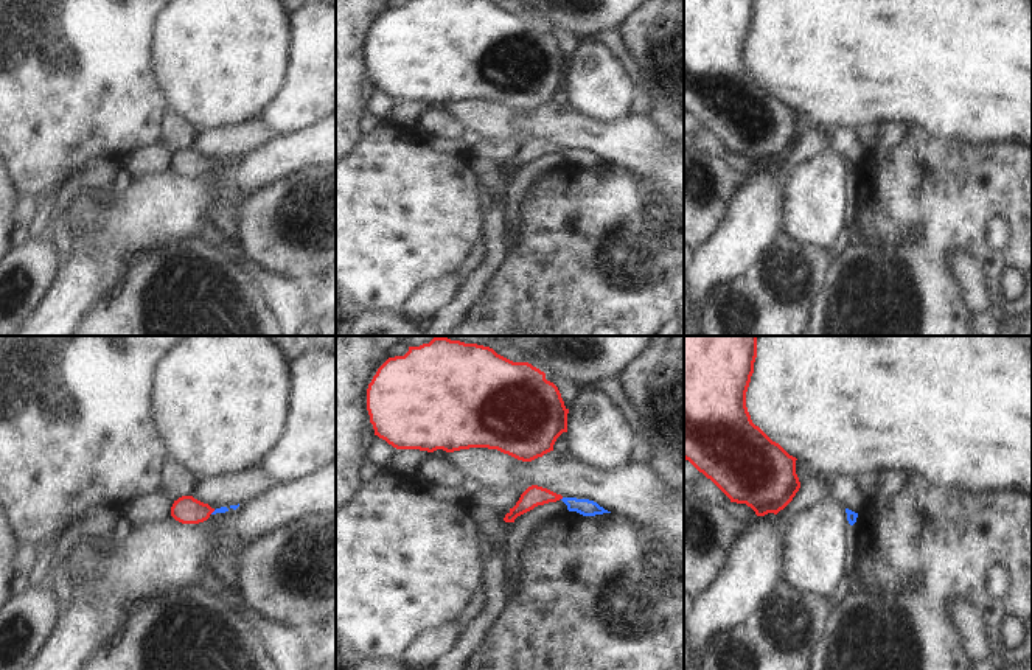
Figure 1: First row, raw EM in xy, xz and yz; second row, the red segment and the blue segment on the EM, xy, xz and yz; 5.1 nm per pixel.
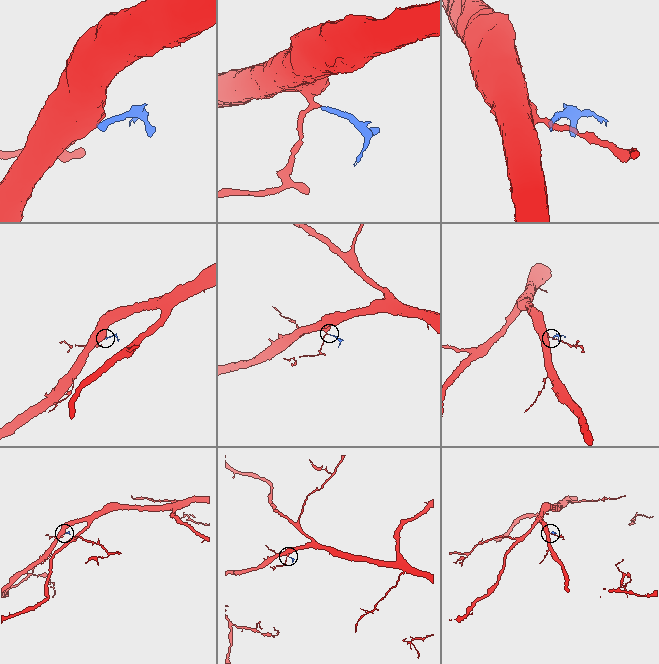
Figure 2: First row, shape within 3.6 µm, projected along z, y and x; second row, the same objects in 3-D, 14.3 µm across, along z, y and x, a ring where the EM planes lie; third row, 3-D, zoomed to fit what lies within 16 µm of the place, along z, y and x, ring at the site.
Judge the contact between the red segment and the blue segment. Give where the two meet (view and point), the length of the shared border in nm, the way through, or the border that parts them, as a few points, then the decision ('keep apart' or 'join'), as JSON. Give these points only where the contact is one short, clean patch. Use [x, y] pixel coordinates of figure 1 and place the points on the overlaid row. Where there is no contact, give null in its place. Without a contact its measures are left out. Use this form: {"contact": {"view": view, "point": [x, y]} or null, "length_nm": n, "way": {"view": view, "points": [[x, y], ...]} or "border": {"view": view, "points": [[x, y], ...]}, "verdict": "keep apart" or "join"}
{"contact": {"view": "xy", "point": [212, 512]}, "length_nm": 40, "way": {"view": "xy", "points": [[187, 510], [212, 512], [223, 509]]}, "verdict": "join"}

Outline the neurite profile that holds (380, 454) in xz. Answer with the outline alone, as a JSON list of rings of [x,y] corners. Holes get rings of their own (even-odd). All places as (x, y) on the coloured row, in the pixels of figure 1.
[[[375,435],[371,446],[368,449],[368,462],[370,462],[371,471],[385,469],[390,465],[396,451],[398,451],[396,448],[393,448],[378,435]]]

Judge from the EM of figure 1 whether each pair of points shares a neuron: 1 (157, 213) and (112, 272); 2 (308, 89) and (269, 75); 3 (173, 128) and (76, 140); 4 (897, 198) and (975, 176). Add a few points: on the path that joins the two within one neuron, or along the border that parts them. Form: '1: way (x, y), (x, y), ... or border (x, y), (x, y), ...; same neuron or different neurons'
1: way (143, 227), (112, 258); same neuron
2: border (294, 45), (289, 78), (264, 112); different neurons
3: border (170, 106), (162, 136); different neurons
4: way (916, 179), (919, 176), (956, 176); same neuron

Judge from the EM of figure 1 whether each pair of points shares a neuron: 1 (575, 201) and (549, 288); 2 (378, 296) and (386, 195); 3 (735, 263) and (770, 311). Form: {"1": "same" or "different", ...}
{"1": "same", "2": "same", "3": "different"}

